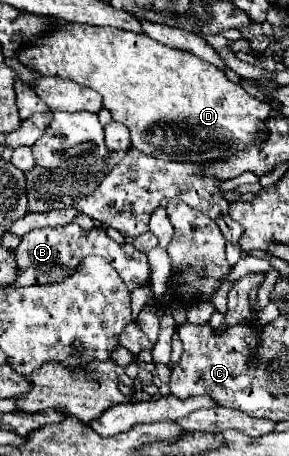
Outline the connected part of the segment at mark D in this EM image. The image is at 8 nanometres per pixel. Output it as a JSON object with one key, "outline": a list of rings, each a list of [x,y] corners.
{"outline":[[[64,23],[58,25],[58,31],[54,31],[50,39],[42,39],[42,43],[34,43],[34,47],[22,47],[22,51],[18,51],[18,59],[42,75],[74,79],[76,83],[98,91],[102,95],[102,105],[112,113],[112,119],[128,127],[132,147],[144,155],[154,155],[166,161],[206,163],[230,157],[256,143],[264,131],[264,121],[272,113],[268,103],[250,97],[238,83],[228,81],[212,63],[206,63],[186,51],[166,47],[134,31]]]}

